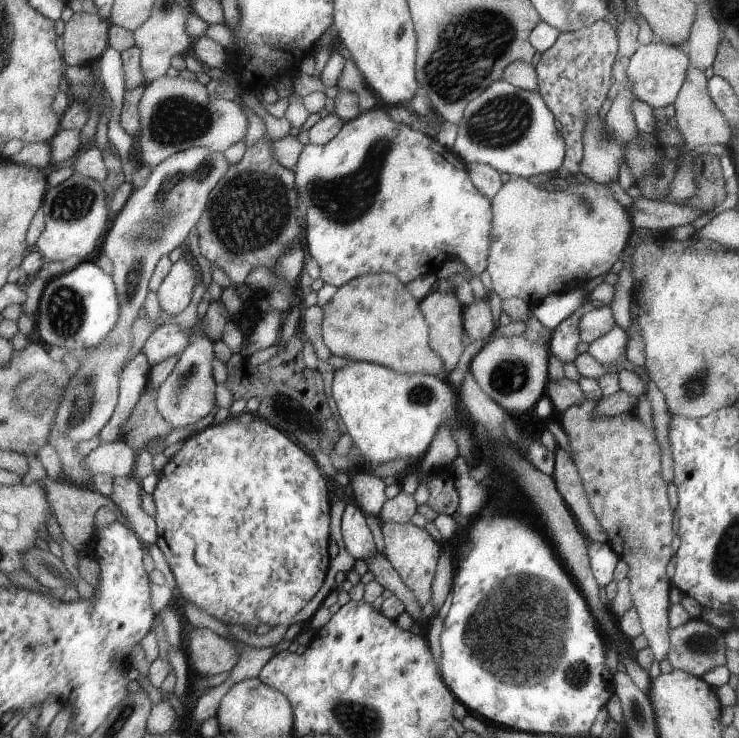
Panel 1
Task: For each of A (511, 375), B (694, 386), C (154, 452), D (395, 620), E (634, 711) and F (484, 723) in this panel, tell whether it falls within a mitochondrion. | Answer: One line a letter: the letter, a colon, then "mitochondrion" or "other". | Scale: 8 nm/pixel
A: mitochondrion
B: mitochondrion
C: other
D: other
E: mitochondrion
F: other

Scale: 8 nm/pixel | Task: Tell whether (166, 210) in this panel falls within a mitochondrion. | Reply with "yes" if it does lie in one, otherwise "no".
yes

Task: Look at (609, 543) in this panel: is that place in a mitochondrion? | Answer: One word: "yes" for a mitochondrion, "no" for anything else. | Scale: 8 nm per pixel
no

